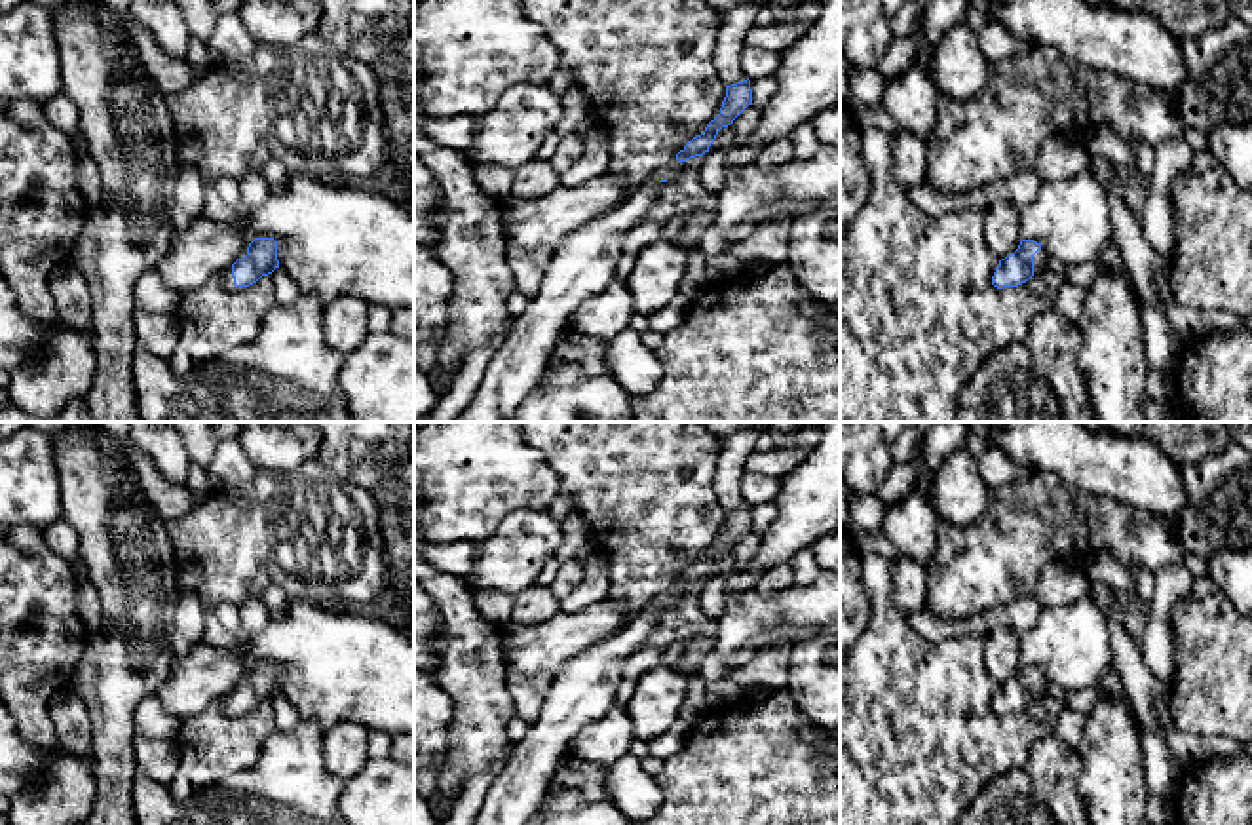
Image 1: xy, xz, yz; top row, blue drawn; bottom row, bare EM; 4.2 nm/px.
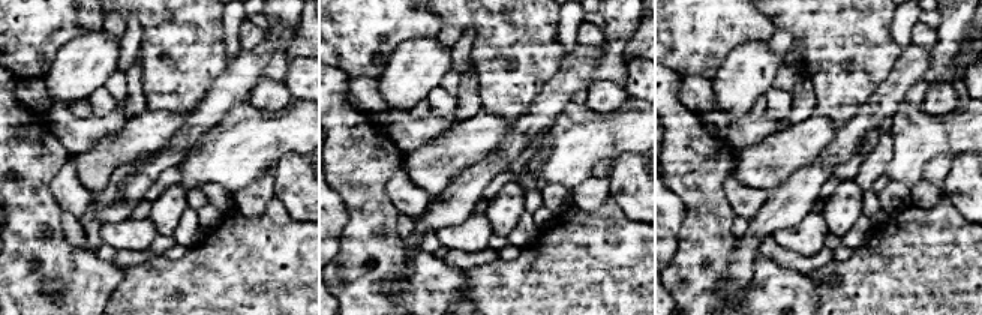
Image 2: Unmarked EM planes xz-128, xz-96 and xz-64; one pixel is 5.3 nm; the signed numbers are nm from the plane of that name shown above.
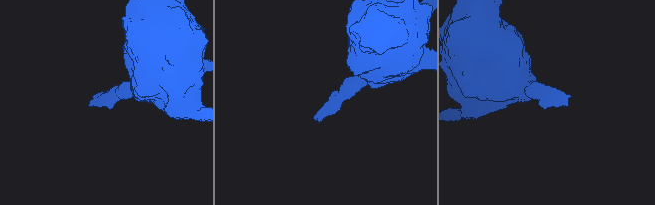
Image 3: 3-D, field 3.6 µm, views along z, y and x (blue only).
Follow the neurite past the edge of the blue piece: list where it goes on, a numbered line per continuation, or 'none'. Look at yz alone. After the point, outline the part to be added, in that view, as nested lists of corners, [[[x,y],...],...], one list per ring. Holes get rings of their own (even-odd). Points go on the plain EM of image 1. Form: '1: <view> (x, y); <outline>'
1: yz (1040, 685); [[[1041,671],[1041,675],[1034,681],[1034,700],[1047,694],[1049,679]]]

